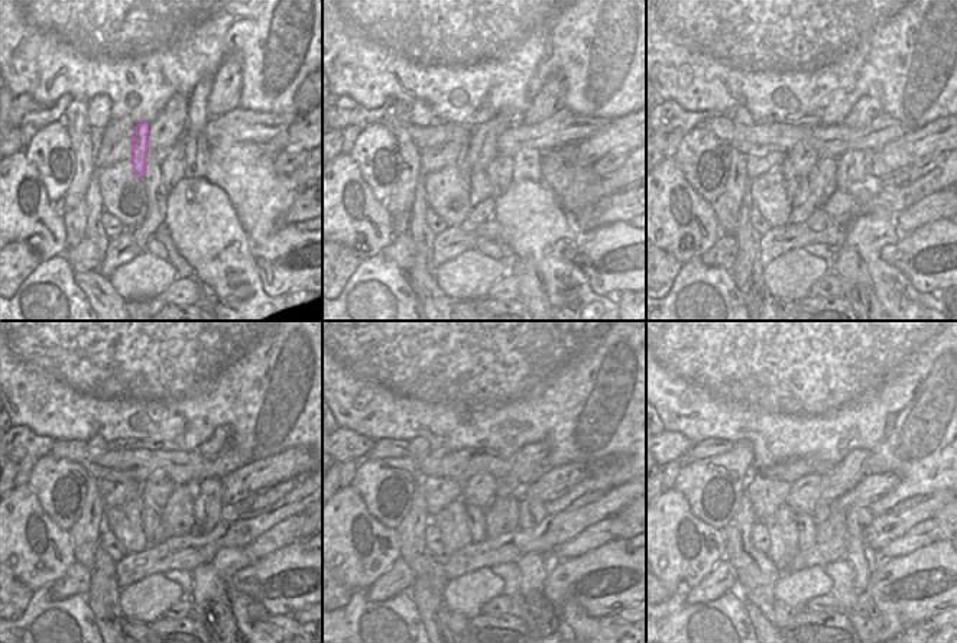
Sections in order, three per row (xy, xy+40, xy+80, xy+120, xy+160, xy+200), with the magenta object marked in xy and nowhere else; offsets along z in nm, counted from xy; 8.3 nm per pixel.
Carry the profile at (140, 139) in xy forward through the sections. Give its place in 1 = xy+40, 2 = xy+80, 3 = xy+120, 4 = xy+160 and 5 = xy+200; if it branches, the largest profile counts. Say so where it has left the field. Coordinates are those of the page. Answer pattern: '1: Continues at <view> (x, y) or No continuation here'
1: Continues at xy+40 (463, 166)
2: Continues at xy+80 (791, 179)
3: Continues at xy+120 (151, 518)
4: Continues at xy+160 (476, 518)
5: Continues at xy+200 (805, 525).

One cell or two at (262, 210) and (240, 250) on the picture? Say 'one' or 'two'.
two

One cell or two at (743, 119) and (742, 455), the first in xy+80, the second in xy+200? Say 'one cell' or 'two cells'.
one cell

